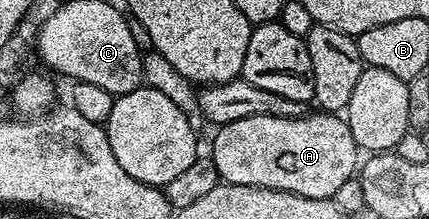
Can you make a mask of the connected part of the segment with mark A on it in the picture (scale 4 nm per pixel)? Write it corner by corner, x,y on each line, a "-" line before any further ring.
307,113
300,119
289,119
288,117
244,117
235,123
223,123
217,128
214,135
214,153
212,160
217,171
217,178
227,183
236,185
252,185
253,187
267,187
268,189
280,189
288,193
296,193
300,197
316,197
317,199
334,199
337,190
344,181
355,178
360,167
360,148
352,137
352,129
346,124
345,118
338,113

